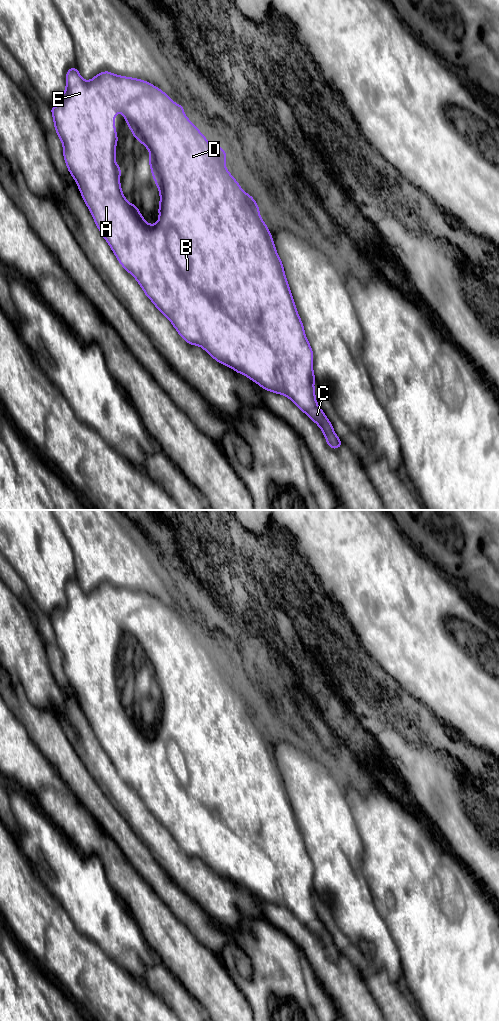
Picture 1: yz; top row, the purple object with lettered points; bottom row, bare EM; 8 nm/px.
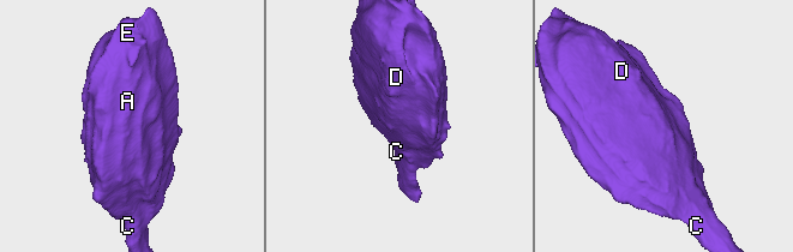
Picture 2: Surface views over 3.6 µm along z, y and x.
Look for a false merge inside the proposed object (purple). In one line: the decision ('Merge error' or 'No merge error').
No merge error

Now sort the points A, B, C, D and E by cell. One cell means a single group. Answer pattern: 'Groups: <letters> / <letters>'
Groups: A B C D E

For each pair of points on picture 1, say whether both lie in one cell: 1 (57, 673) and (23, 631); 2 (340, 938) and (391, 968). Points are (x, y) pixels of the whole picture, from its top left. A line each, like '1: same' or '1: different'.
1: different
2: different

